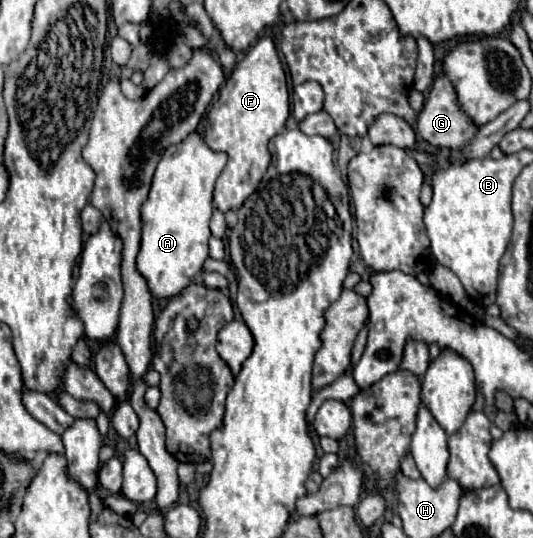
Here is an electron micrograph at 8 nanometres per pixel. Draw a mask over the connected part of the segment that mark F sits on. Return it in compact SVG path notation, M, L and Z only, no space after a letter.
M260 37L238 61L232 75L220 89L216 109L208 113L210 123L206 129L206 143L214 151L228 153L228 163L214 187L214 205L218 209L238 209L246 197L254 193L272 159L268 153L268 141L284 129L288 115L290 99L282 63L274 41L270 37Z

